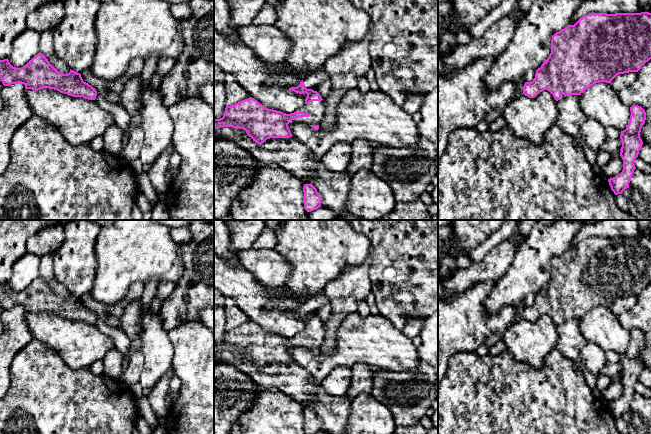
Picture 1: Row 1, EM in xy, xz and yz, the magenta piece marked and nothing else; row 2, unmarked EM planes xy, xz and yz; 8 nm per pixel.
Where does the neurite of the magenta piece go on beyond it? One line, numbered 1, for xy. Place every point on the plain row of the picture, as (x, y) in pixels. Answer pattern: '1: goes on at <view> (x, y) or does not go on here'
1: does not go on here

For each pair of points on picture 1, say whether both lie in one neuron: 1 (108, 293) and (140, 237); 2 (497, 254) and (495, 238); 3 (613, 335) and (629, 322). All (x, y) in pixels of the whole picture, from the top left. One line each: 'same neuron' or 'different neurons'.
1: same neuron
2: different neurons
3: different neurons

